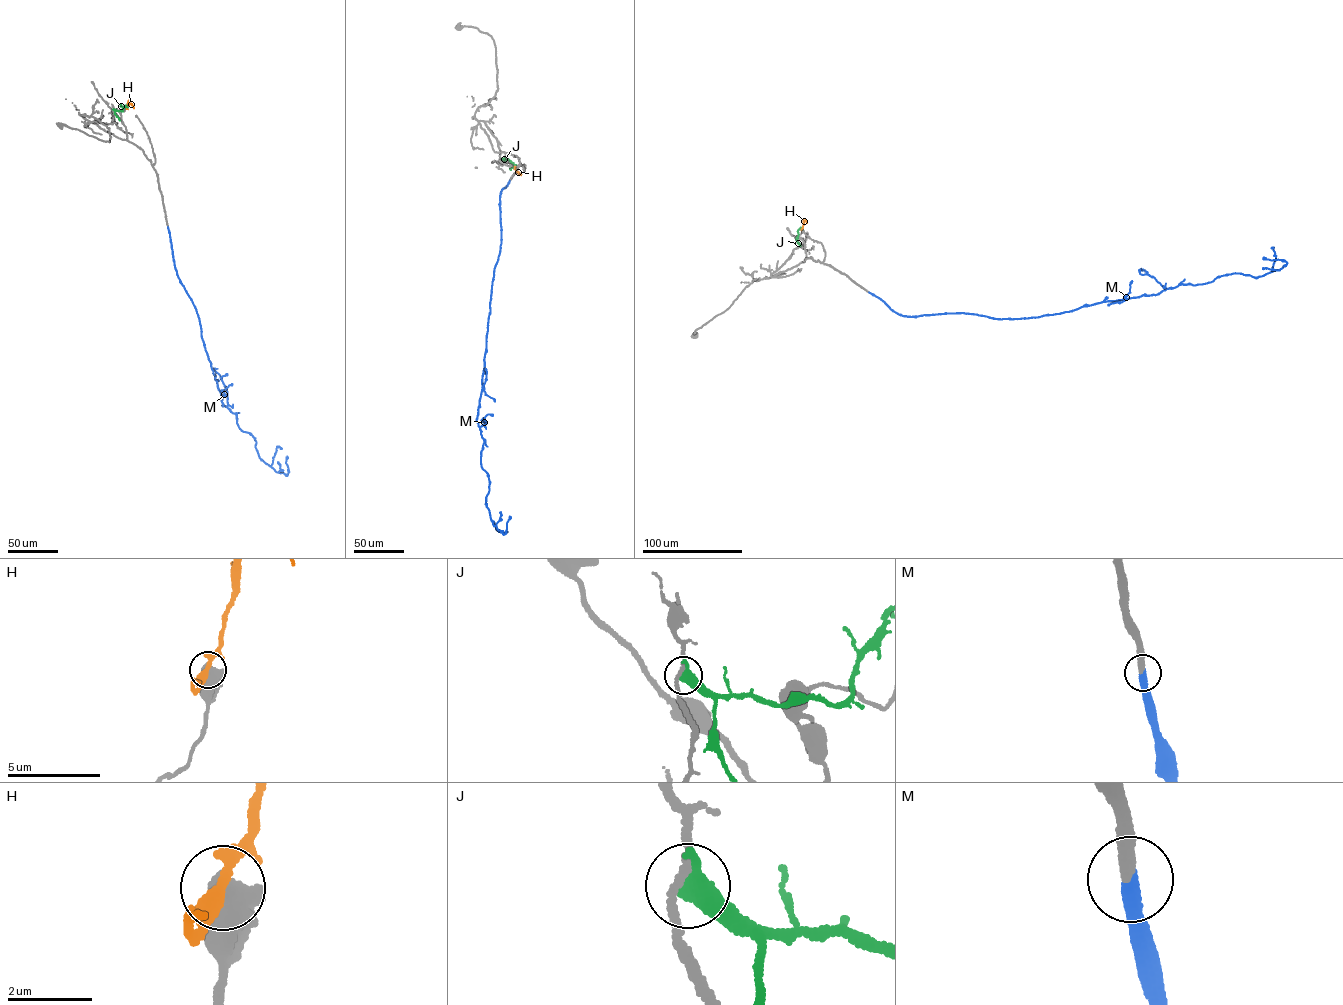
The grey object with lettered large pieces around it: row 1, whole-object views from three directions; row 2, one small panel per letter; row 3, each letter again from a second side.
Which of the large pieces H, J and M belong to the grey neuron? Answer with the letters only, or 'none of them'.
M

